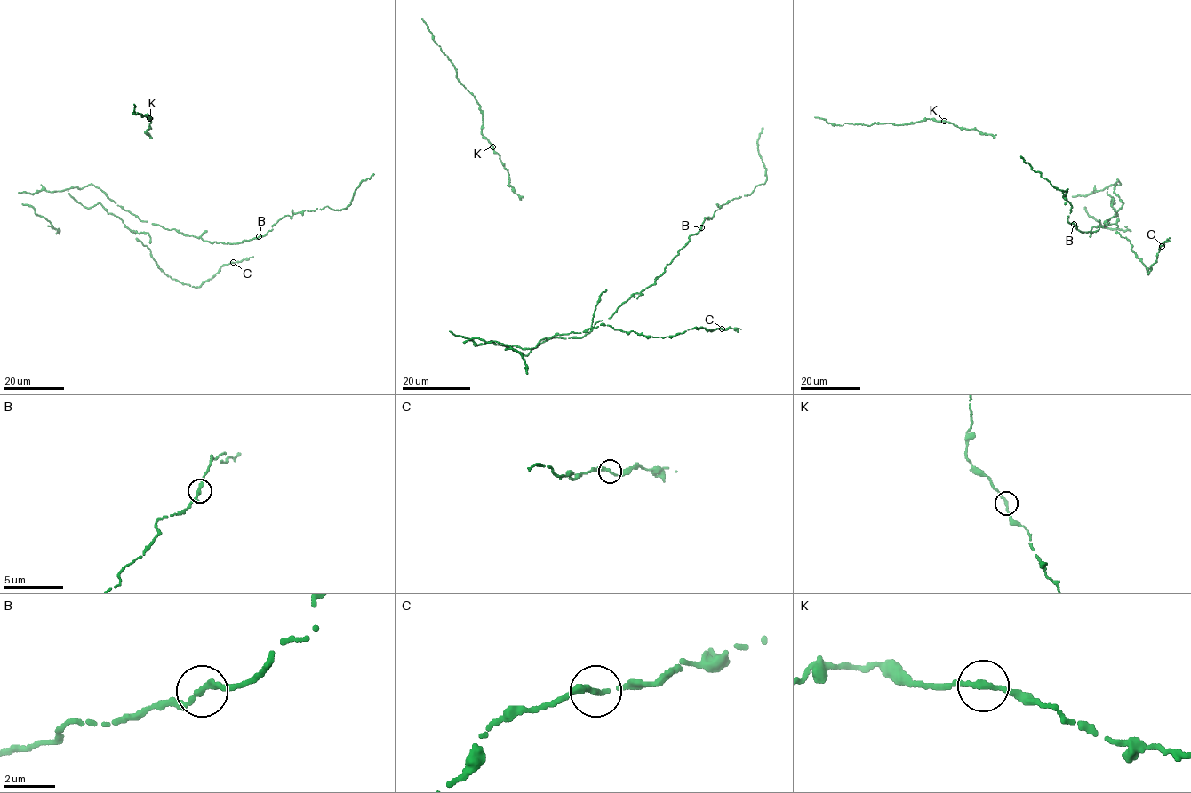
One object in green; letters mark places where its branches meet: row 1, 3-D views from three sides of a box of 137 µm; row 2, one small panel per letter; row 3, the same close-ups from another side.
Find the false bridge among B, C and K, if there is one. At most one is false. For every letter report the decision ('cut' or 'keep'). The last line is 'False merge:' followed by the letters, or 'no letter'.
B: keep
C: keep
K: keep
False merge: no letter

